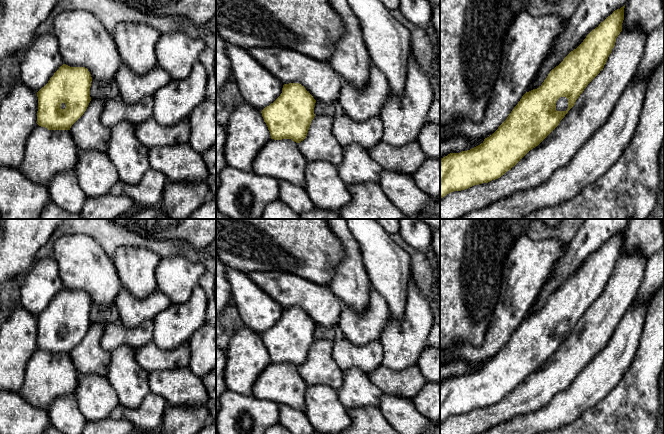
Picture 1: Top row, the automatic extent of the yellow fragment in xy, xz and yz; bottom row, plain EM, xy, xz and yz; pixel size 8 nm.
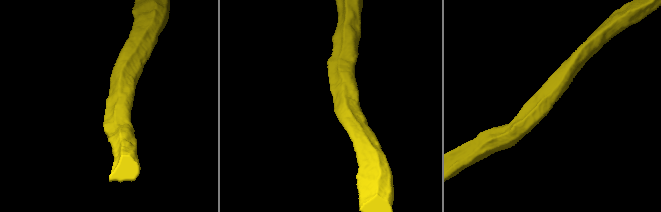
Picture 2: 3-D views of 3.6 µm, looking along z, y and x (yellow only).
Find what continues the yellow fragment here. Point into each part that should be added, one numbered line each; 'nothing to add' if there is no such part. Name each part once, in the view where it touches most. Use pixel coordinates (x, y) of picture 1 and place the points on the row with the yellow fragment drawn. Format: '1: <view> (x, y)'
1: yz (562, 103)

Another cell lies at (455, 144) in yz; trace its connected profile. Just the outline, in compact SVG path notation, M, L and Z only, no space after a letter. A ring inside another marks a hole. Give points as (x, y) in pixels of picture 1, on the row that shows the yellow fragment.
M451 136L446 139L440 140L440 159L447 156L450 153L460 153L462 151L470 150L481 143L484 139L481 140L469 140L463 136Z

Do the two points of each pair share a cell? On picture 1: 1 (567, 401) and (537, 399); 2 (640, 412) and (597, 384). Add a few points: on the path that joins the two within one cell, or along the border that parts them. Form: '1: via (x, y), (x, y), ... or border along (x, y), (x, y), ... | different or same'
1: border along (570, 385), (532, 413) | different
2: border along (624, 373), (620, 380), (592, 407) | different

